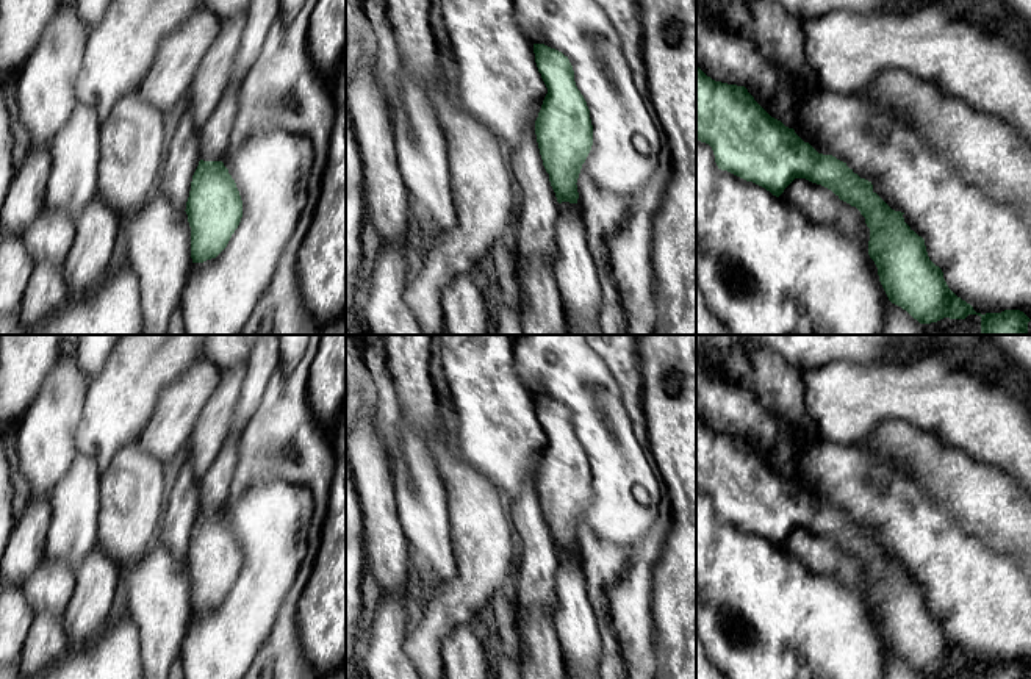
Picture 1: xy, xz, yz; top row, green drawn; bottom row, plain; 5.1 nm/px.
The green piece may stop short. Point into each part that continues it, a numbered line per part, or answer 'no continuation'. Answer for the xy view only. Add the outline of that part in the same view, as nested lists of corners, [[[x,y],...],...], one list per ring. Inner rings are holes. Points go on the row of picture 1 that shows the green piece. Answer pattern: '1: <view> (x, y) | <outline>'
no continuation

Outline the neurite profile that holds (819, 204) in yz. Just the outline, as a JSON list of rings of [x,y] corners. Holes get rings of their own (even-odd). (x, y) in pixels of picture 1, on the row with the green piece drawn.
[[[795,178],[778,199],[798,208],[812,222],[829,225],[854,241],[878,275],[878,268],[868,255],[870,228],[856,207],[840,200],[831,189],[806,178]]]

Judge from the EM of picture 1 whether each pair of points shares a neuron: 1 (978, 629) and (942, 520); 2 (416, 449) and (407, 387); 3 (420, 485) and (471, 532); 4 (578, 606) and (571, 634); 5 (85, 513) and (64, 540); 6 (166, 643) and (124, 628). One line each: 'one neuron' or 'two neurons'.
1: one neuron
2: two neurons
3: two neurons
4: one neuron
5: one neuron
6: two neurons

